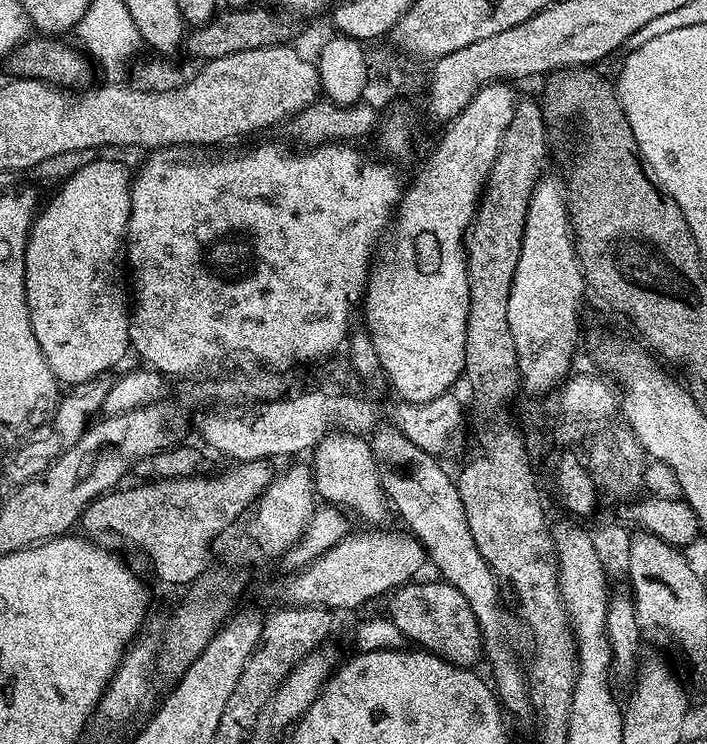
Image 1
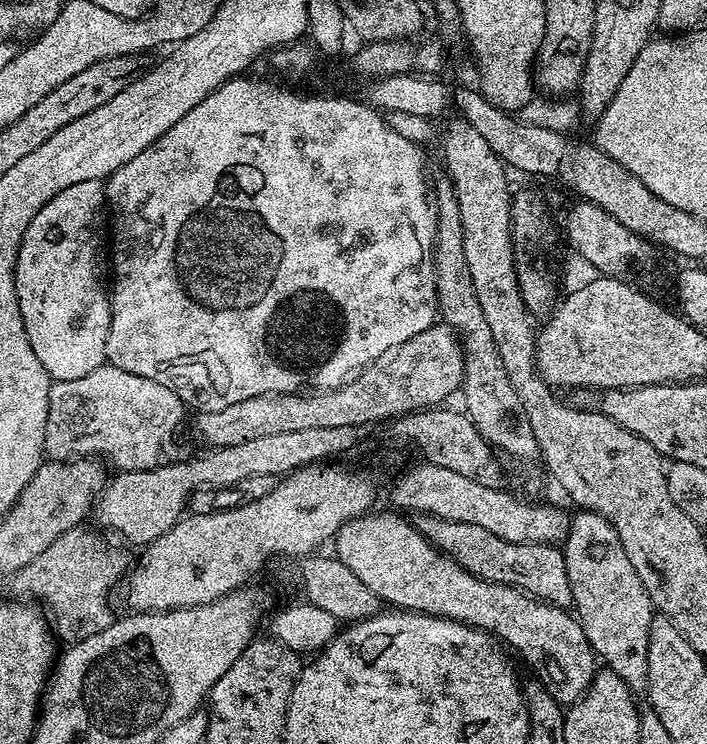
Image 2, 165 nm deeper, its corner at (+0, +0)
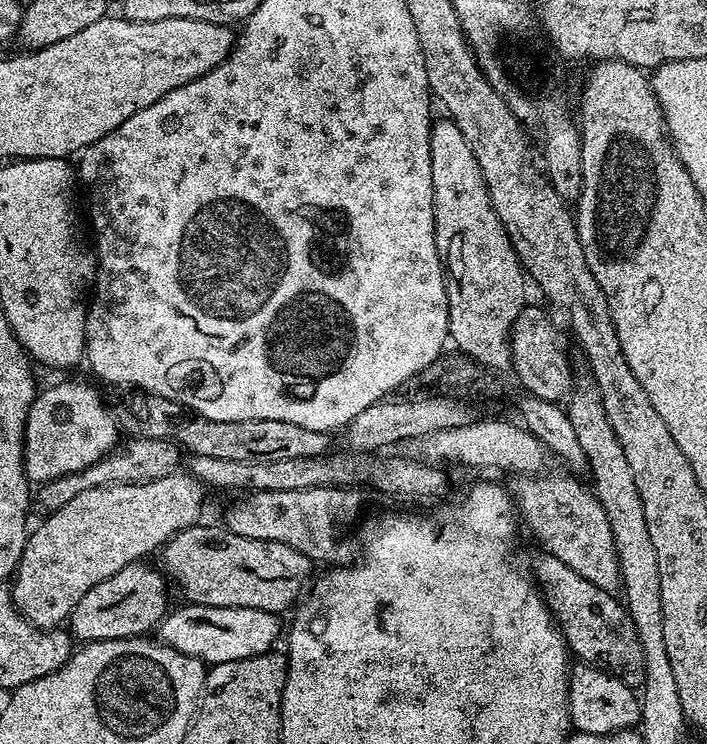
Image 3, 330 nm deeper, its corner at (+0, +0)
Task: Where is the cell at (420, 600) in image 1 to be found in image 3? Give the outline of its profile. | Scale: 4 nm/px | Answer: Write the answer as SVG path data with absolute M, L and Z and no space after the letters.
M204 522L176 532L174 538L159 549L159 556L163 571L175 587L176 584L180 587L183 599L190 604L253 607L254 610L284 614L309 591L314 580L313 561L298 550L282 542L242 538L223 526L207 528Z

